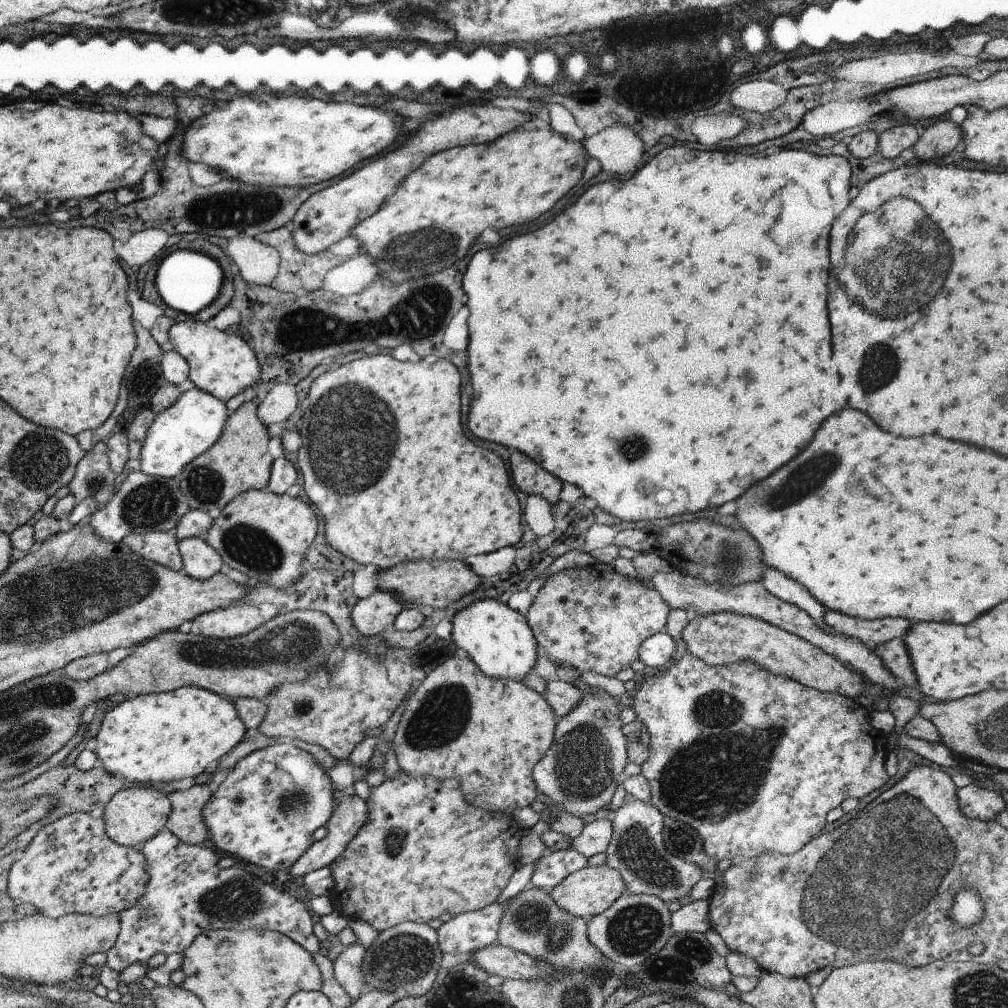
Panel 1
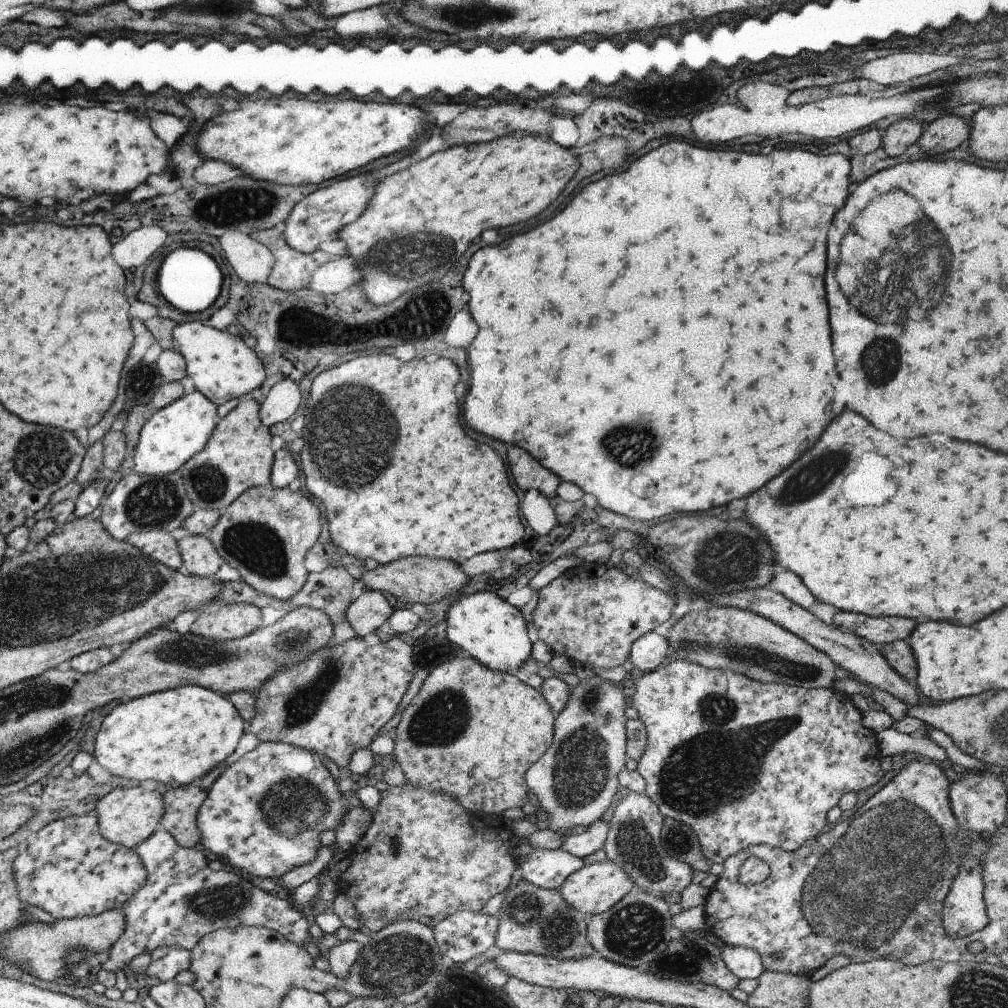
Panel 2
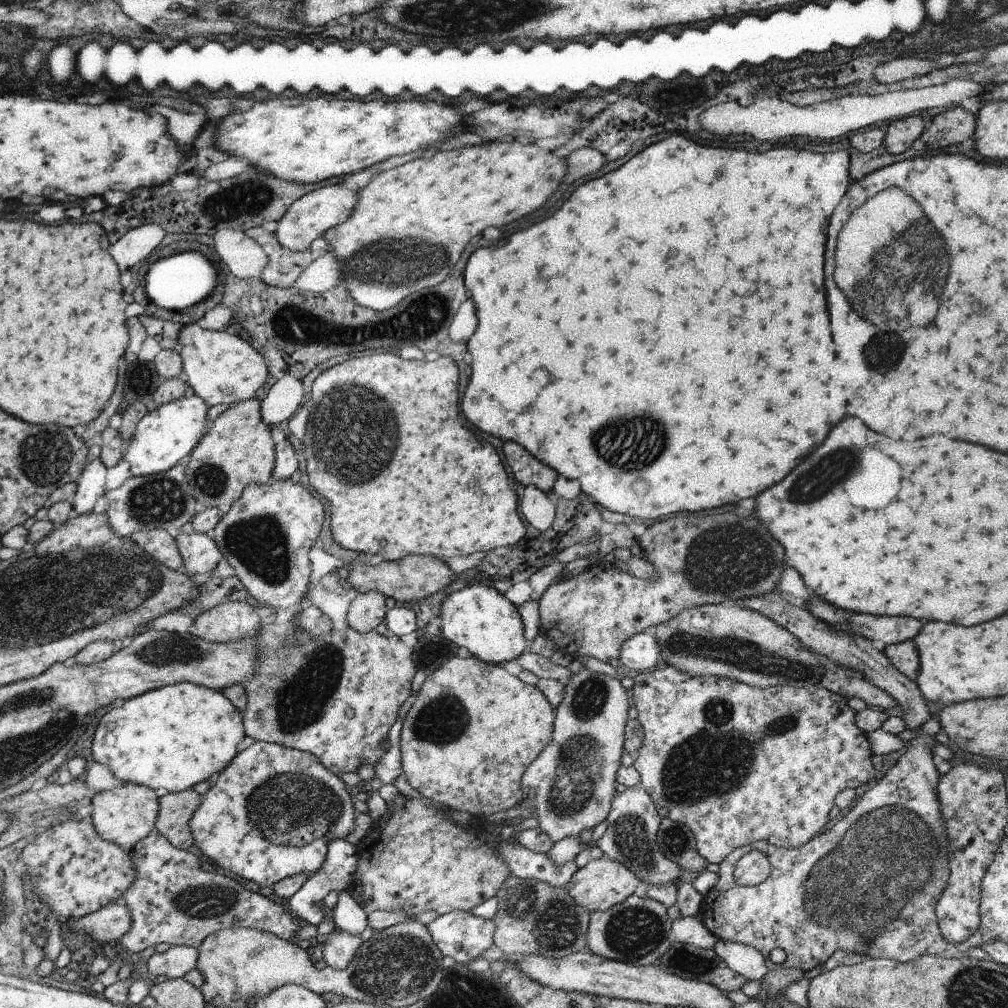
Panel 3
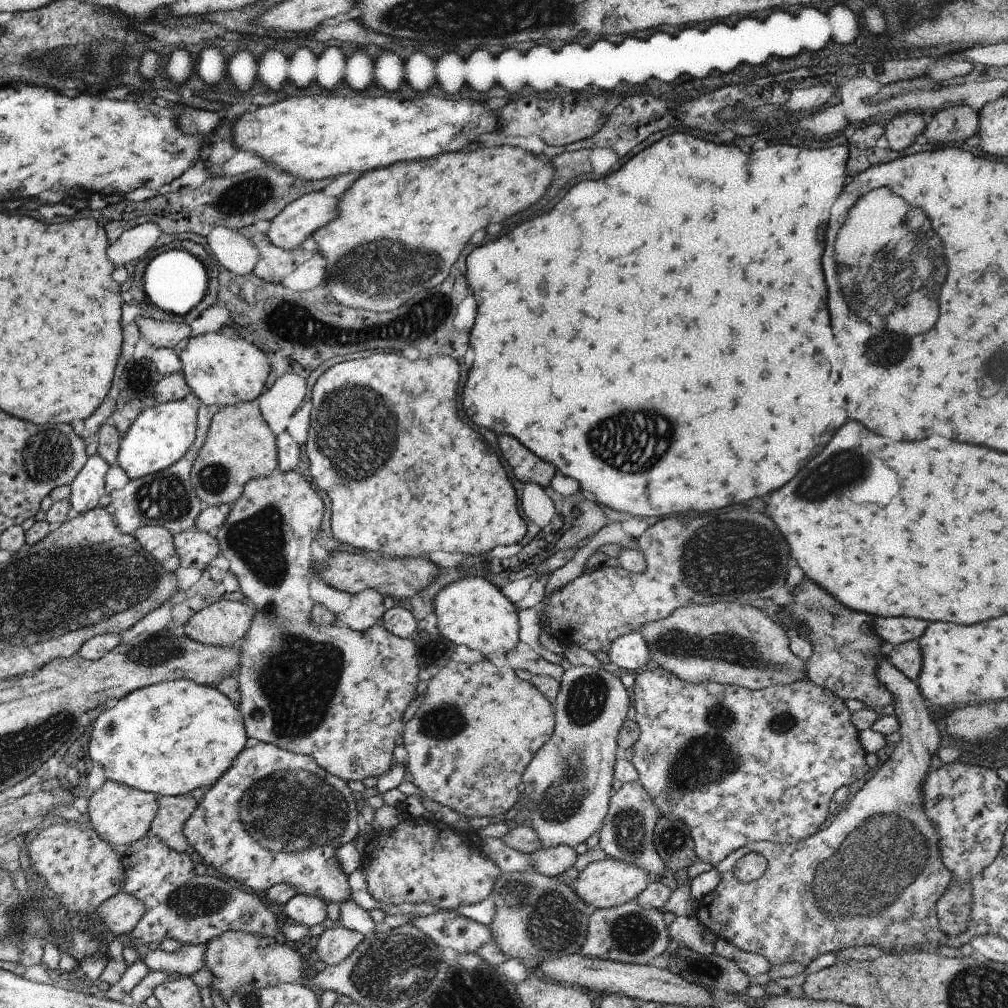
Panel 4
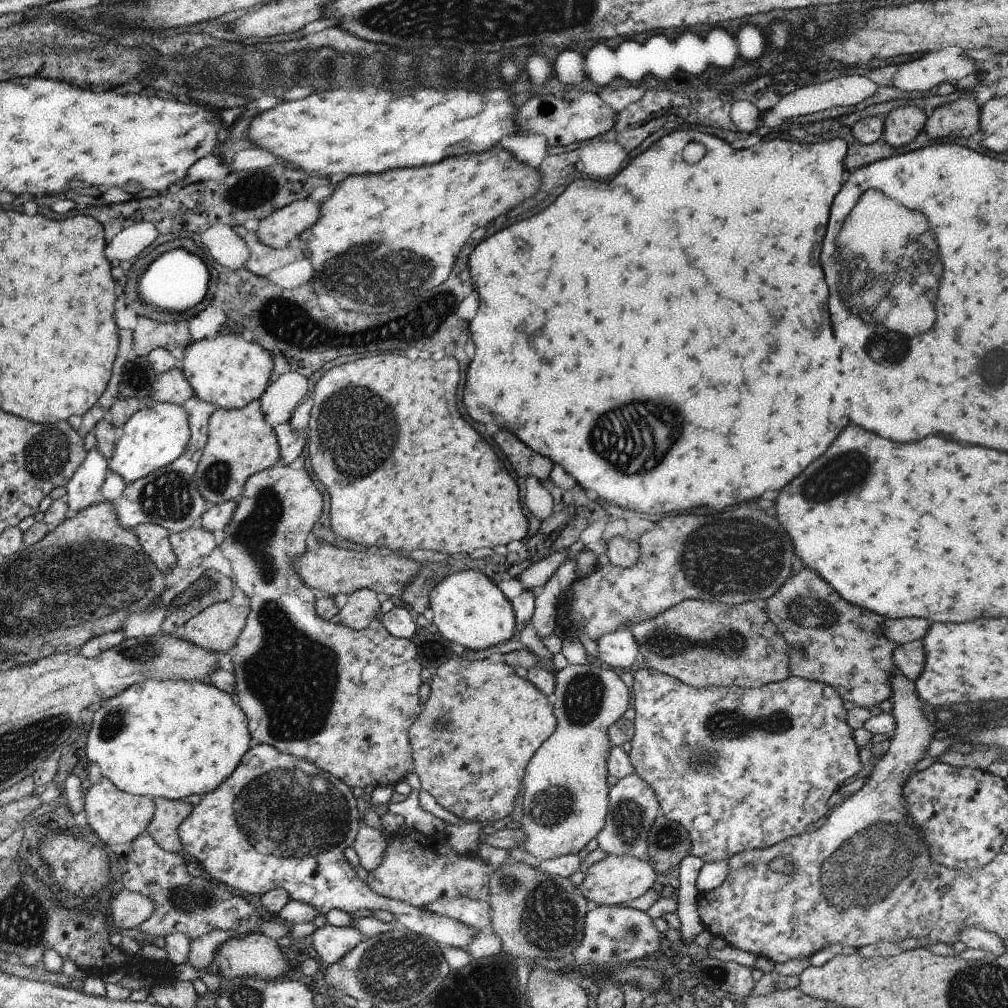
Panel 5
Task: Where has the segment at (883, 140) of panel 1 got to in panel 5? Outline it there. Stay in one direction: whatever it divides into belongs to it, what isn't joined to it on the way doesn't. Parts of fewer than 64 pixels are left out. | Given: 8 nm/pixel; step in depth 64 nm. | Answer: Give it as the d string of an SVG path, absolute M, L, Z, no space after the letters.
M915 106L895 108L883 122L883 138L891 146L903 146L923 132L927 116Z

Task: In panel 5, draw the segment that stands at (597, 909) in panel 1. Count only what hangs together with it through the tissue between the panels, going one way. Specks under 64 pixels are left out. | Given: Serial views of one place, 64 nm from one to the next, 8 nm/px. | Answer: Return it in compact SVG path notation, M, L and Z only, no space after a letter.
M609 854L603 860L595 862L585 872L585 880L581 882L579 892L583 894L583 898L587 902L593 902L597 906L617 906L617 904L625 904L635 898L641 898L643 894L653 890L655 878L657 878L655 866L649 860L637 858L637 856L627 856L627 854L619 854L619 856Z

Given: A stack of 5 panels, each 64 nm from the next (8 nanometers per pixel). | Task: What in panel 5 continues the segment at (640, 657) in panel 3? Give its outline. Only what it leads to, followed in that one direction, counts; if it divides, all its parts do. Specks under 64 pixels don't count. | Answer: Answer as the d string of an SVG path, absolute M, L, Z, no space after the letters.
M615 630L593 640L597 646L597 658L615 668L627 668L633 662L639 664L639 648L629 630Z

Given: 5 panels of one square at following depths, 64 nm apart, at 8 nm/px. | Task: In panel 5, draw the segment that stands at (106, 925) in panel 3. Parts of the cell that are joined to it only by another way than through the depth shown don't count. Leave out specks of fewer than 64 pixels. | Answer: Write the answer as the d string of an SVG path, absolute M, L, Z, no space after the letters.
M121 890L117 896L113 896L115 900L111 900L111 912L115 918L115 928L121 932L123 928L137 932L139 926L151 916L155 914L155 904L151 898L143 896L143 894L135 894L135 892L127 892Z

